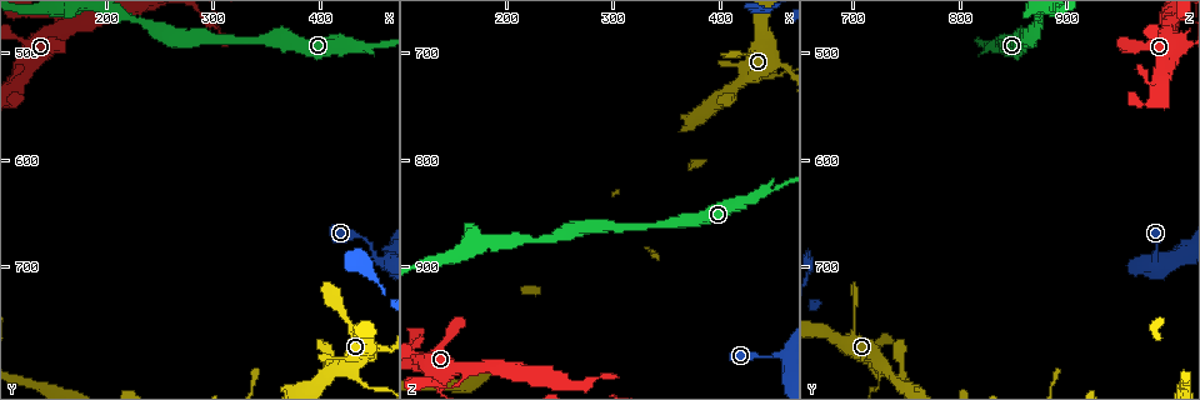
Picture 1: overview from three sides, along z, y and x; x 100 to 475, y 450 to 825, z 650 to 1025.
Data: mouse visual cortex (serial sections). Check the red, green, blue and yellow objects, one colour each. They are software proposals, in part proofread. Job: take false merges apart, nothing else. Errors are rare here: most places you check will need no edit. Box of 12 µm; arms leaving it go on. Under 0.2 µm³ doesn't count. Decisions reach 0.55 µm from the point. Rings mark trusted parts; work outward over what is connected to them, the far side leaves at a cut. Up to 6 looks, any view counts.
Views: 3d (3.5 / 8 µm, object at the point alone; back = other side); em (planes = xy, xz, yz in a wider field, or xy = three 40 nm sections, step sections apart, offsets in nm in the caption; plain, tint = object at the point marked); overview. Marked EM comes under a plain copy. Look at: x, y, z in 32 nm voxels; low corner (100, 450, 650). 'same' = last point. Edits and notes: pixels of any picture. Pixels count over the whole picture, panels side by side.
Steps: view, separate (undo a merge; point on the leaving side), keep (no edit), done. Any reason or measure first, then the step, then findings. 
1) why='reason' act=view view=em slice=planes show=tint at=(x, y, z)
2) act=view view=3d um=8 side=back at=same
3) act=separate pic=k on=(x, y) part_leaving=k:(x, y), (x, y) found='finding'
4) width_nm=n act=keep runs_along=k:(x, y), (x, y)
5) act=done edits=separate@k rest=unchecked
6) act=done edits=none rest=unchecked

why='abrupt turn' act=view view=3d um=3.5 side=back at=(164, 476, 998)

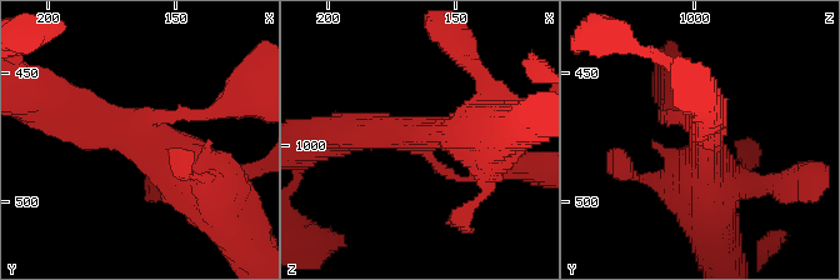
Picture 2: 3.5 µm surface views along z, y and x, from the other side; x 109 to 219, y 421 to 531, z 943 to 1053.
arms=3 arm_widths_nm=150,450,700 why='need the tissue' act=view view=em slice=planes show=tint at=(161, 475, 996)

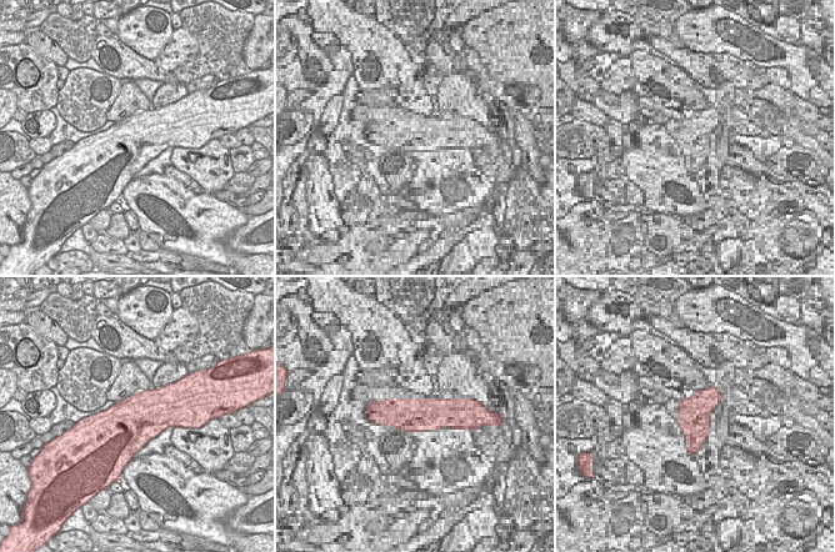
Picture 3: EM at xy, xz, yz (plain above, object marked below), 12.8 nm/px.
act=keep runs_along=2:(205, 186), (151, 140), (64, 114) found='one cell here'

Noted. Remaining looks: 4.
why='narrows sharply' act=view view=3d um=3.5 at=(334, 488, 860)

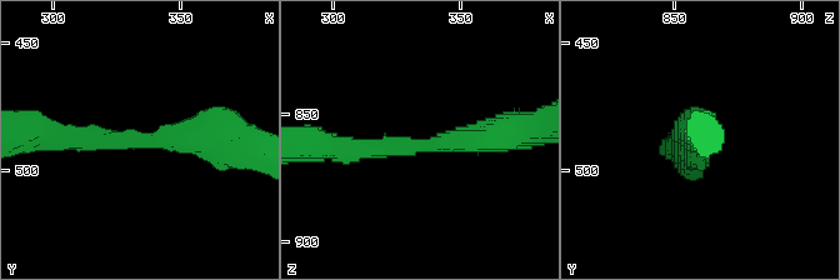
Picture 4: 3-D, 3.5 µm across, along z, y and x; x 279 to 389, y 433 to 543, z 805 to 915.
arm_widths_nm=250,400 act=view view=em slice=xy step=1 show=tint at=(334, 488, 862)

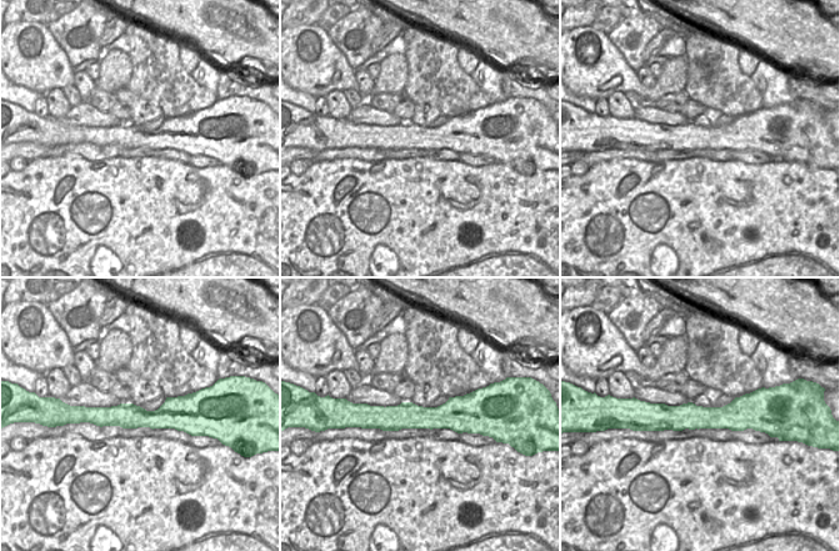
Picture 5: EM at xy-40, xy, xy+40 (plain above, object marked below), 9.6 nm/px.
act=keep runs_along=4:(503, 135), (414, 148), (333, 148) found='one cell here'

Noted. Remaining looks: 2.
act=view view=3d um=3.5 at=(434, 804, 724)

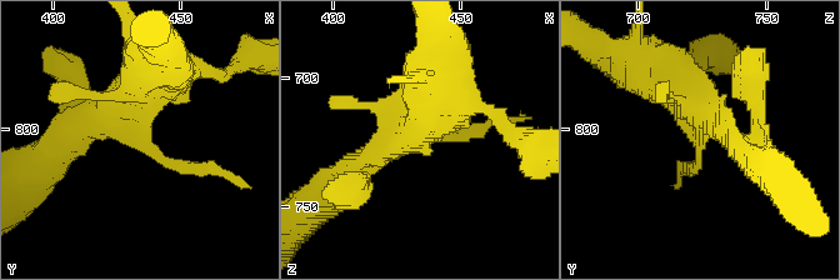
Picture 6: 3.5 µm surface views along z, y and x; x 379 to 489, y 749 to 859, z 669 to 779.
arms=3 arm_widths_nm=150,350,400 why='need the tissue' act=view view=em slice=planes show=tint at=(435, 804, 723)

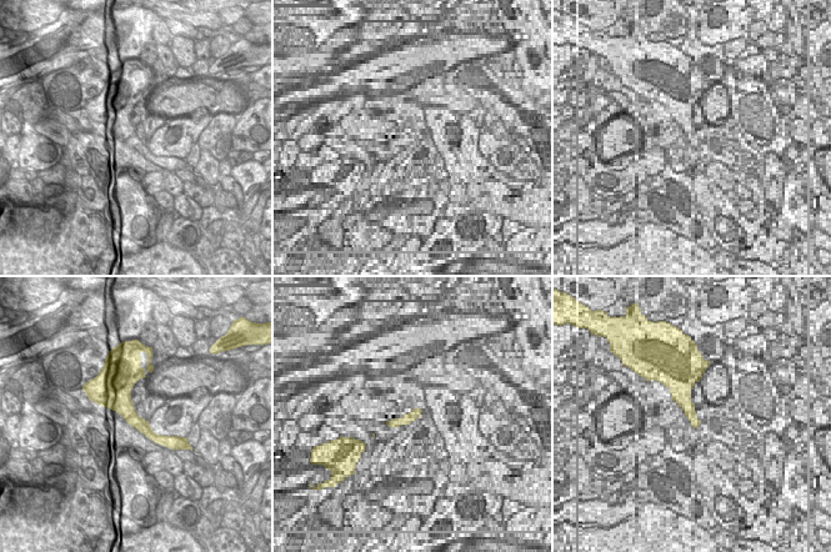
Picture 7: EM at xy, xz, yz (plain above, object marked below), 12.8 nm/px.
width_nm=280 act=keep runs_along=6:(671, 80), (700, 126), (698, 164), (681, 173) found='continuous, no second cell'

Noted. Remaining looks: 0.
act=done edits=none rest=unchecked

